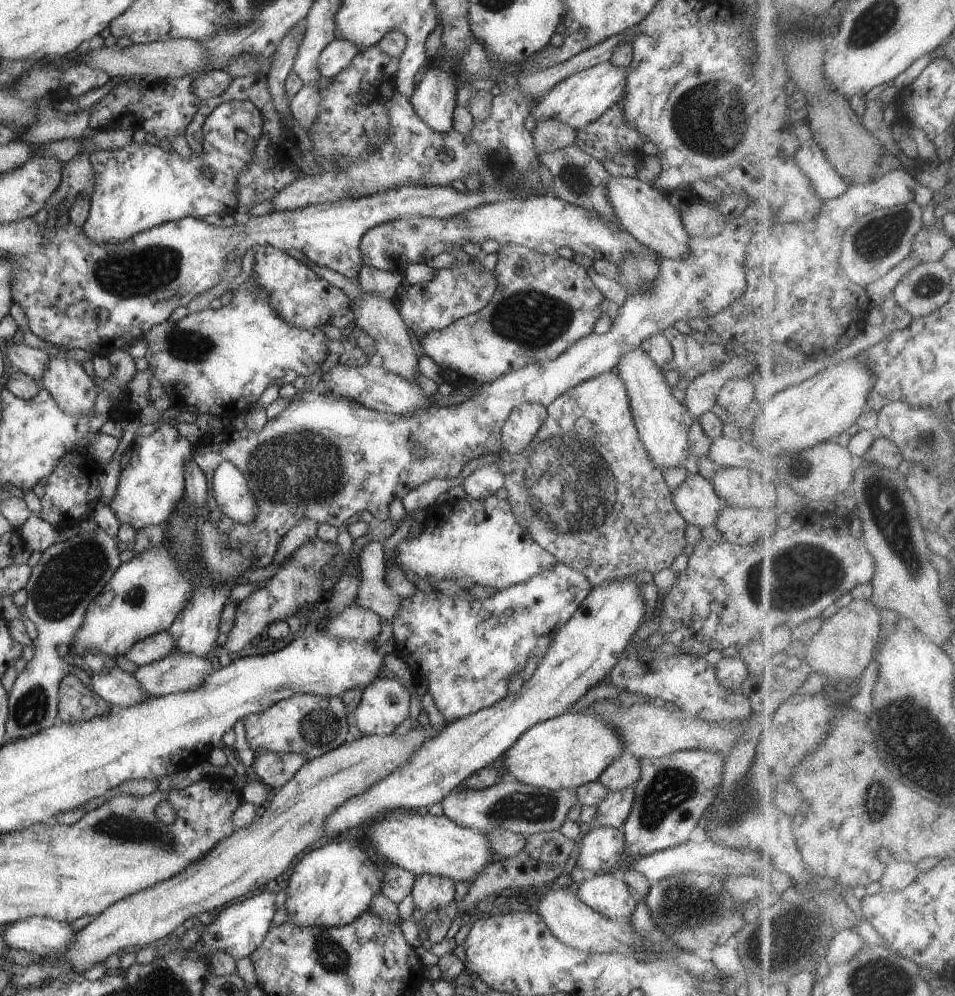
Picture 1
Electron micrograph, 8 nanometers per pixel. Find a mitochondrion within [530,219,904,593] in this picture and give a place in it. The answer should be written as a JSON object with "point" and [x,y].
{"point":[875,243]}

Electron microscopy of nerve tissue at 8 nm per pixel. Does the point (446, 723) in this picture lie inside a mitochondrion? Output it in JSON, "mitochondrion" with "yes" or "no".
{"mitochondrion":"no"}

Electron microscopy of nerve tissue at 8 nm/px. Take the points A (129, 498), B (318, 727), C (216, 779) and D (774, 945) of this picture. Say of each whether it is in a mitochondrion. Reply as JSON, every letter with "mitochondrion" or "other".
{"A":"other","B":"mitochondrion","C":"other","D":"mitochondrion"}

